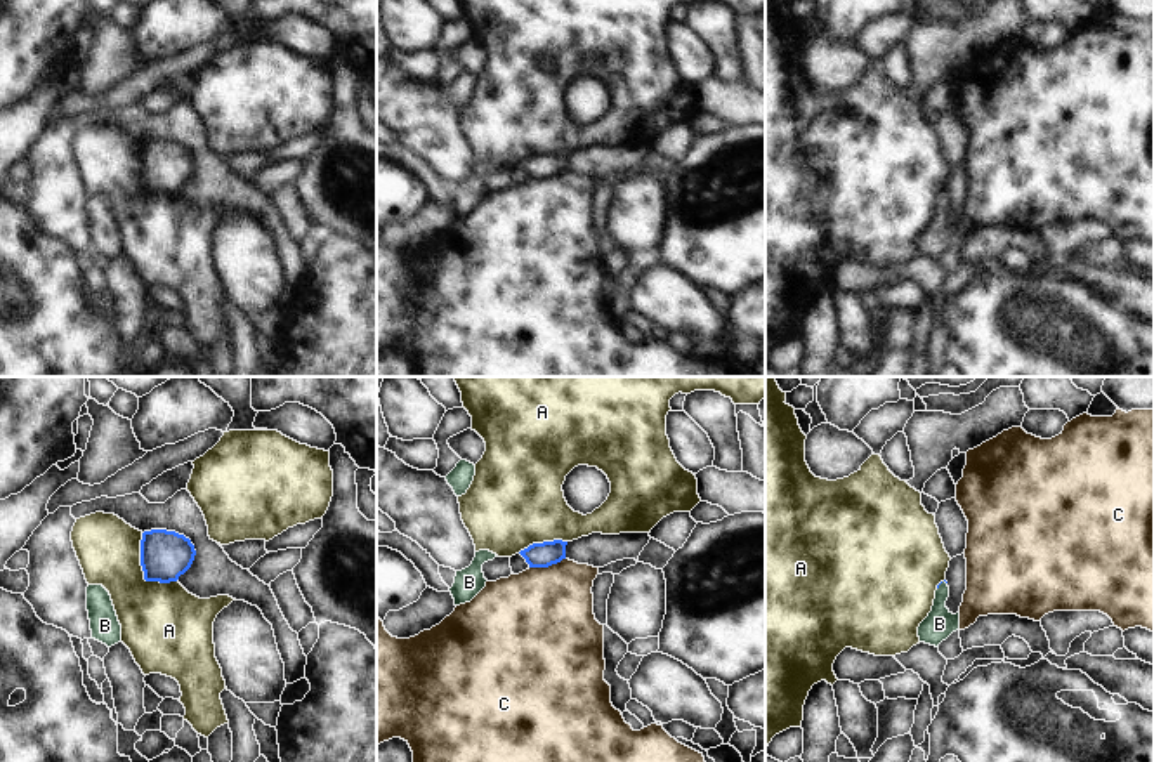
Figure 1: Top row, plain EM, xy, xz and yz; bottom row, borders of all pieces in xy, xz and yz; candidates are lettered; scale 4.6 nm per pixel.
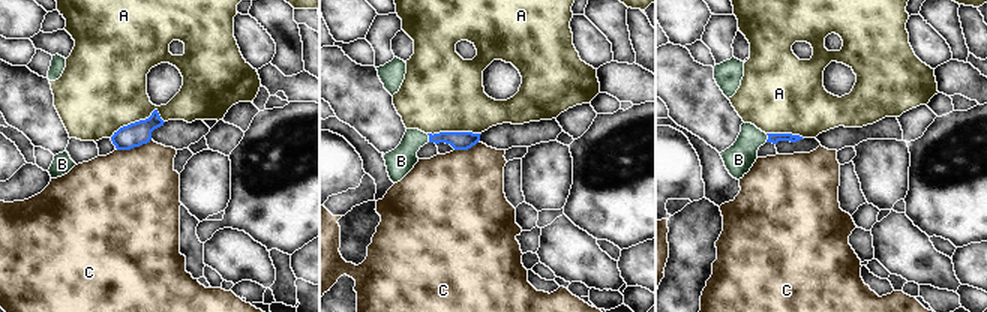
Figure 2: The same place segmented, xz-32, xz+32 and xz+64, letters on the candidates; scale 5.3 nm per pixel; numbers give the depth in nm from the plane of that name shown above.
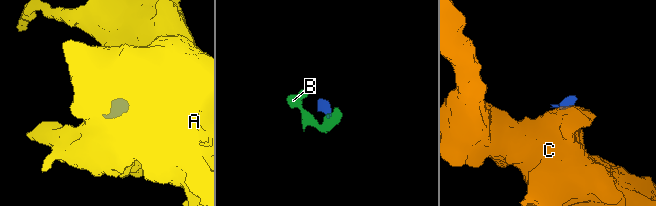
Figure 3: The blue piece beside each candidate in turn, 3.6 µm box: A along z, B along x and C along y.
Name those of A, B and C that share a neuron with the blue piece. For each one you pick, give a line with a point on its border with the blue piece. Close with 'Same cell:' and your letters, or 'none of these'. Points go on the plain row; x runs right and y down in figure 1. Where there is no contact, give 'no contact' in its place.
B: contact yz (939, 195)
Same cell: B

